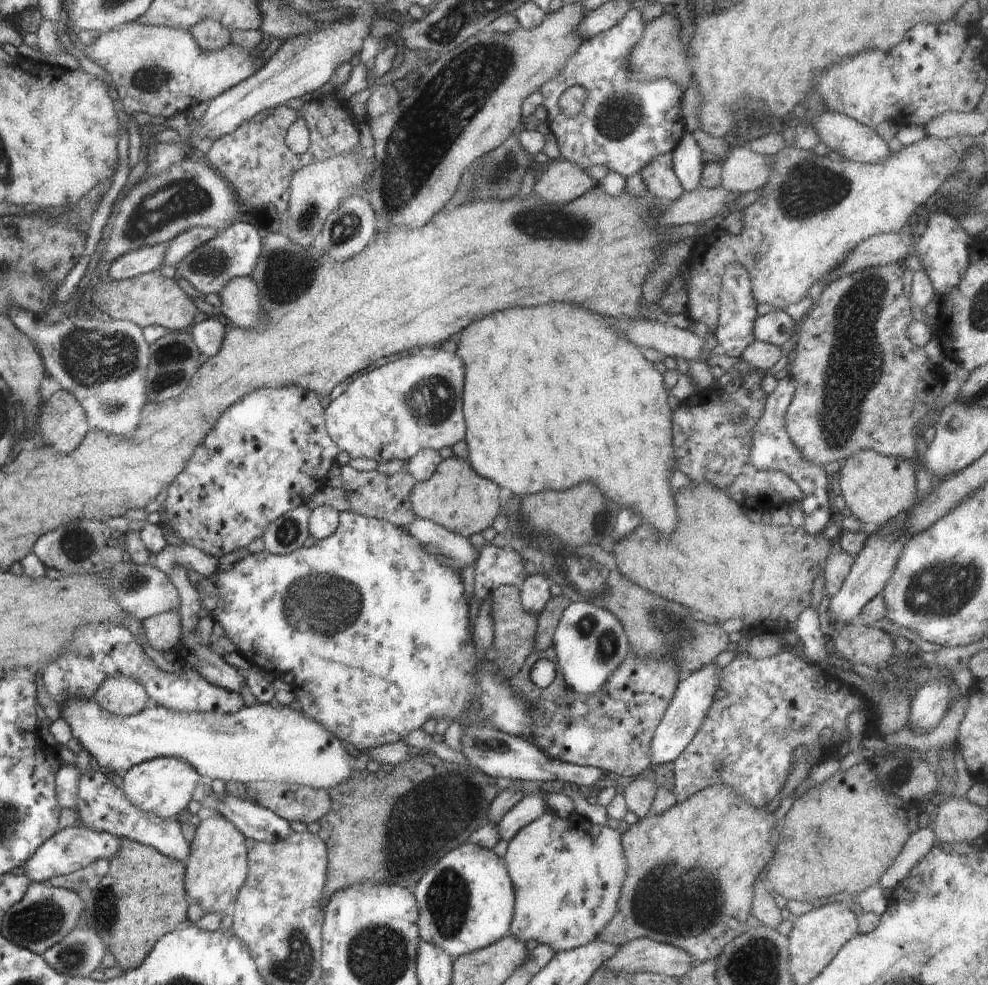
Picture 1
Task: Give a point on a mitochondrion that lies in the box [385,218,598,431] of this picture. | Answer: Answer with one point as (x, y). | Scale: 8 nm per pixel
(431, 401)

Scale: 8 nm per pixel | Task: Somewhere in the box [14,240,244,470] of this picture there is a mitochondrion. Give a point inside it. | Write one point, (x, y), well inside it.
(89, 357)

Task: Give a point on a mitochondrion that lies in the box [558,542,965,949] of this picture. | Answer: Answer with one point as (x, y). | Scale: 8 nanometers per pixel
(655, 906)

